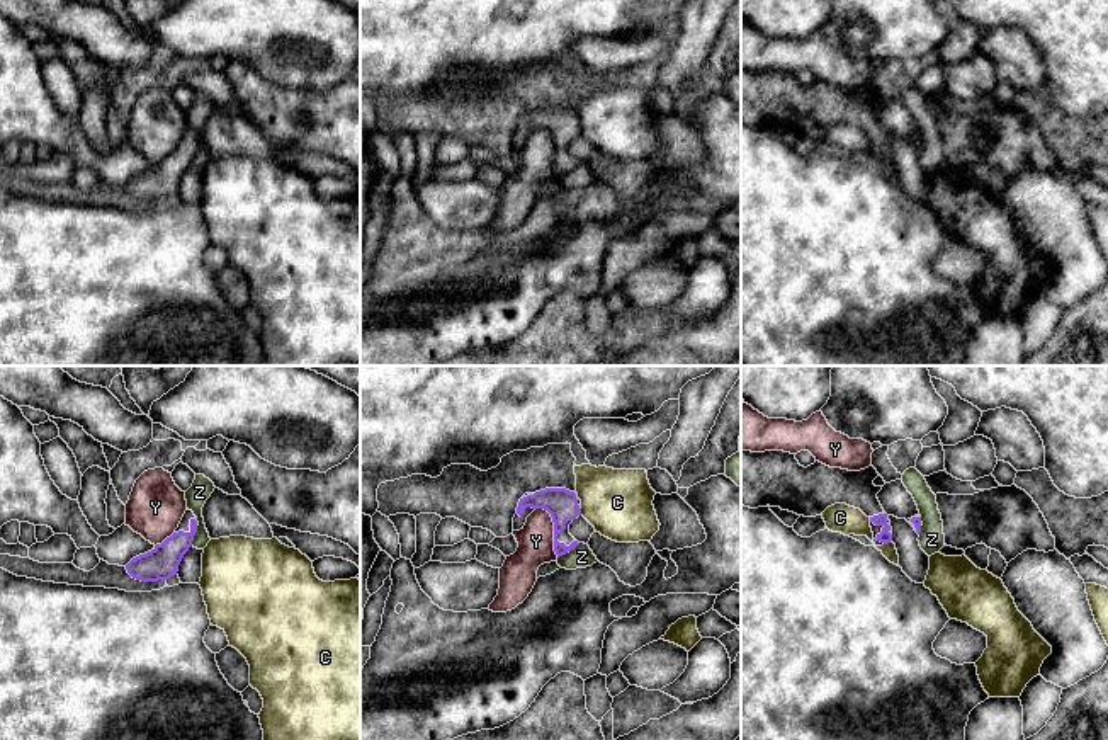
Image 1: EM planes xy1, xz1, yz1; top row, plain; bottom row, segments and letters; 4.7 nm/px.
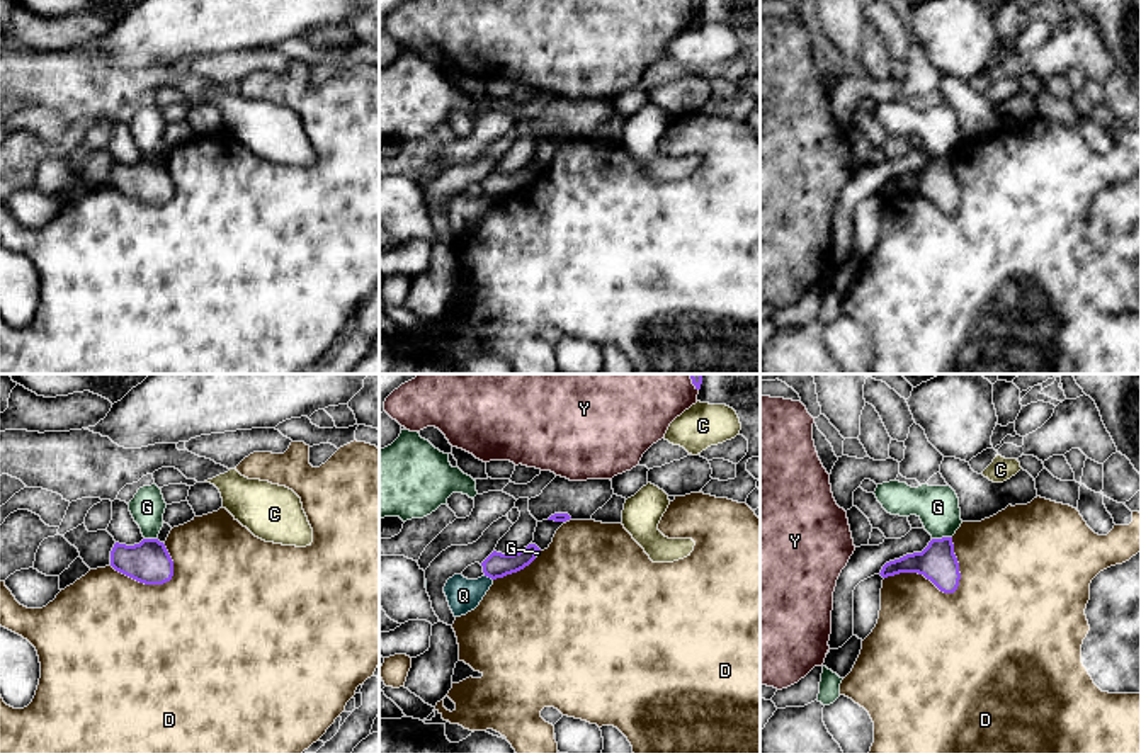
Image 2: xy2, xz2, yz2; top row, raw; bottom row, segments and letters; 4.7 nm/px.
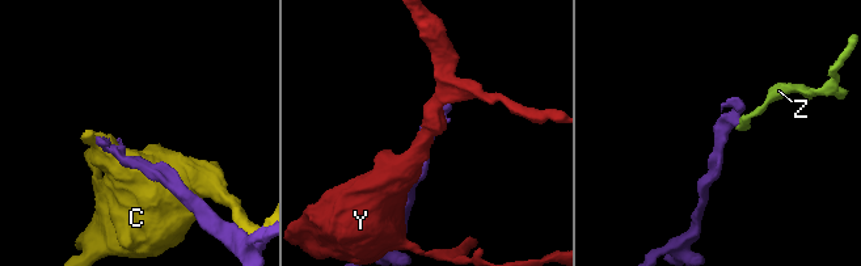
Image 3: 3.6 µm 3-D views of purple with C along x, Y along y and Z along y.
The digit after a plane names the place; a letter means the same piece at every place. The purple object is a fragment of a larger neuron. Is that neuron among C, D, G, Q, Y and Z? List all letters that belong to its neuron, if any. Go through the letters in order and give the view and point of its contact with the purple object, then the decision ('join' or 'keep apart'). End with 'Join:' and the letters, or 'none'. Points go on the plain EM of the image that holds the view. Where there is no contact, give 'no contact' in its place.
C: meets purple in yz1 at (886, 162); keep apart
D: meets purple in yz2 at (946, 211); keep apart
G: meets purple in yz2 at (942, 157); keep apart
Q: meets purple in xz2 at (488, 196); keep apart
Y: meets purple in xz1 at (554, 148); keep apart
Z: meets purple in xy1 at (192, 155); keep apart
Join: none

